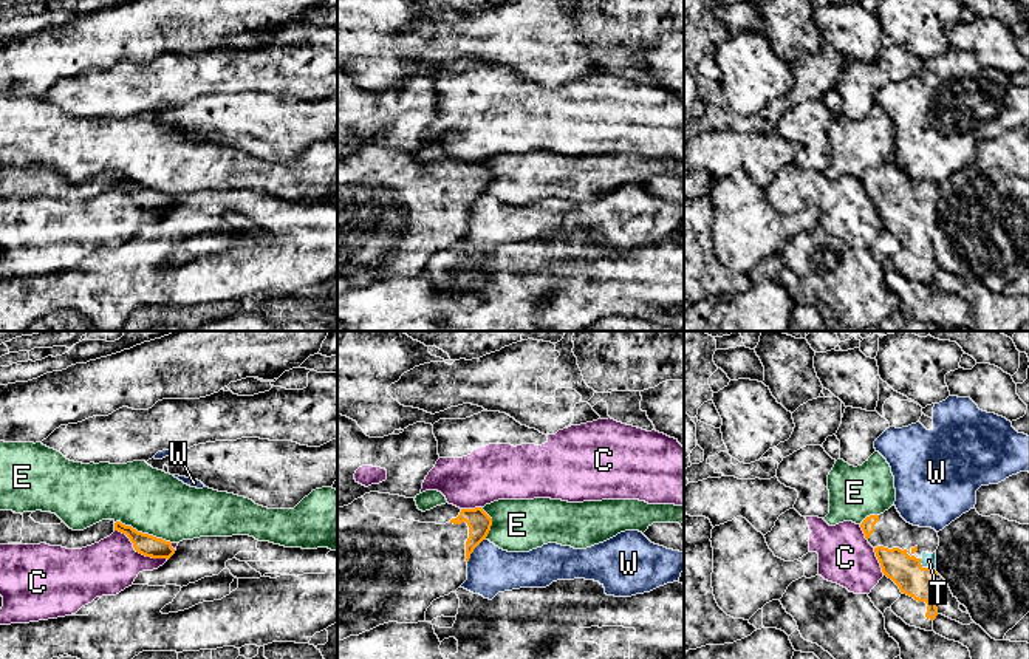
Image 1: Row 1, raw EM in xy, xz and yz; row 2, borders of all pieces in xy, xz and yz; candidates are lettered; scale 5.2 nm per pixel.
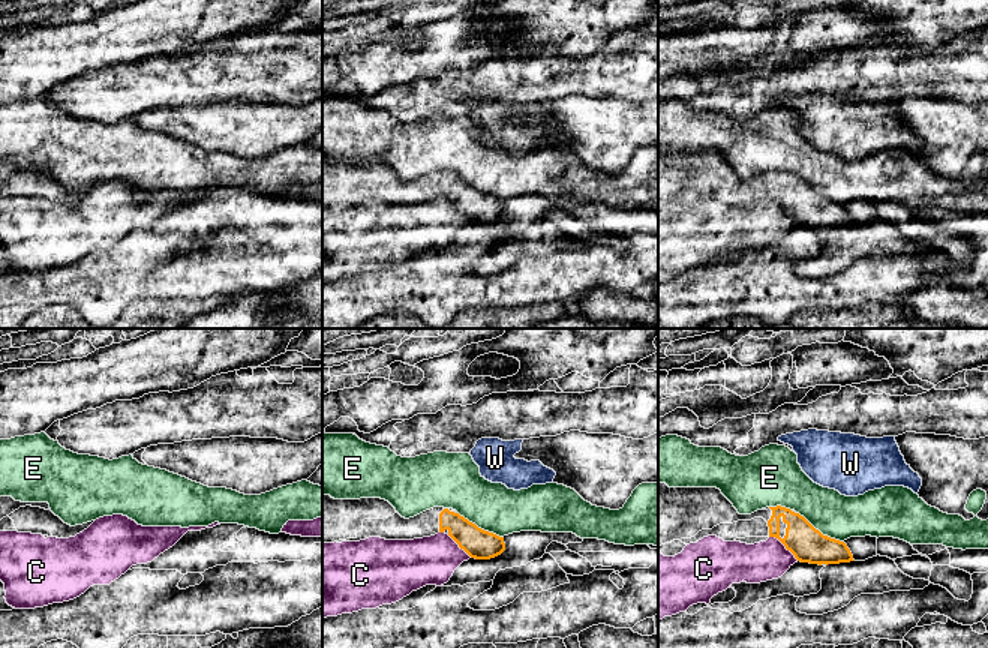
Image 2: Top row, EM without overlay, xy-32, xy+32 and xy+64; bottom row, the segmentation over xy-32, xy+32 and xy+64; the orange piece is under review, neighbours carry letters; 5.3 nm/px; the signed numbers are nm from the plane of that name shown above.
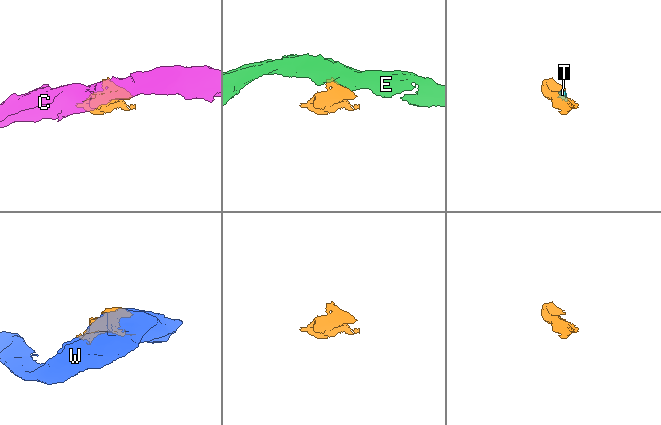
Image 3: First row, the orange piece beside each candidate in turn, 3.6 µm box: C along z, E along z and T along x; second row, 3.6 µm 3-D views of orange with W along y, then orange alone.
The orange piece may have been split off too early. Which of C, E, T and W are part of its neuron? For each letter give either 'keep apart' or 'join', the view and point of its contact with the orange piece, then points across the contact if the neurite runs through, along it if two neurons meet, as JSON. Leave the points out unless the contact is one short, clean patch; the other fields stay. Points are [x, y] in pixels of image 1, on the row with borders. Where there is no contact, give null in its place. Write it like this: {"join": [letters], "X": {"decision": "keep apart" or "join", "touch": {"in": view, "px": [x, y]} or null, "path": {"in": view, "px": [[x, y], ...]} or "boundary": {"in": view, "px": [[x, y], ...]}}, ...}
{"join": ["T"], "C": {"decision": "keep apart", "touch": {"in": "xy", "px": [140, 553]}}, "E": {"decision": "keep apart", "touch": {"in": "xy", "px": [141, 532]}, "boundary": {"in": "xy", "px": [[115, 522], [130, 525], [138, 531], [161, 537], [170, 543]]}}, "T": {"decision": "join", "touch": {"in": "yz", "px": [926, 568]}}, "W": {"decision": "keep apart", "touch": {"in": "xz", "px": [472, 551]}, "boundary": {"in": "xz", "px": [[485, 539], [474, 549], [468, 562]]}}}

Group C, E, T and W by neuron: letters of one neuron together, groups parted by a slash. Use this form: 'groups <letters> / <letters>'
groups C / E / T / W

